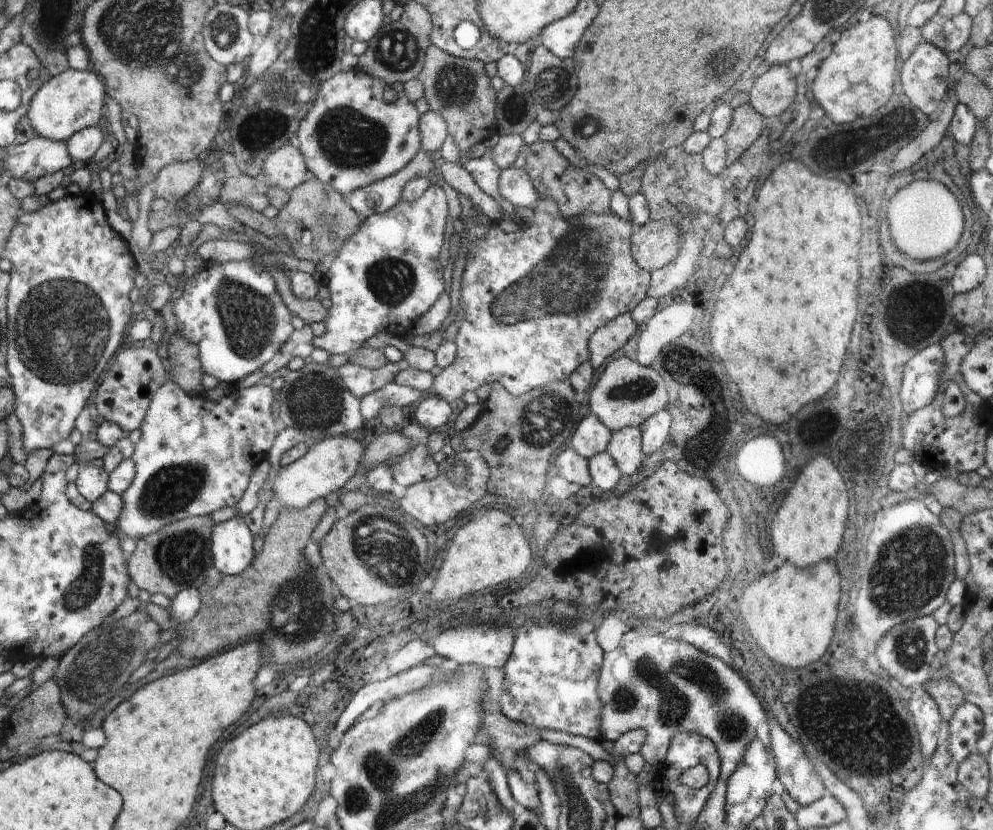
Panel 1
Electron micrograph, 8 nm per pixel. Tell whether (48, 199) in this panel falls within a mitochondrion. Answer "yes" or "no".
no

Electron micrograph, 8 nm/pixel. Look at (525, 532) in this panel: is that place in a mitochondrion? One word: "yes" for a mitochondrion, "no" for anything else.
no

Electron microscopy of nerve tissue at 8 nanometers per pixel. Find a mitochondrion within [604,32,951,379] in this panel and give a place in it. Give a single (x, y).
(722, 63)

